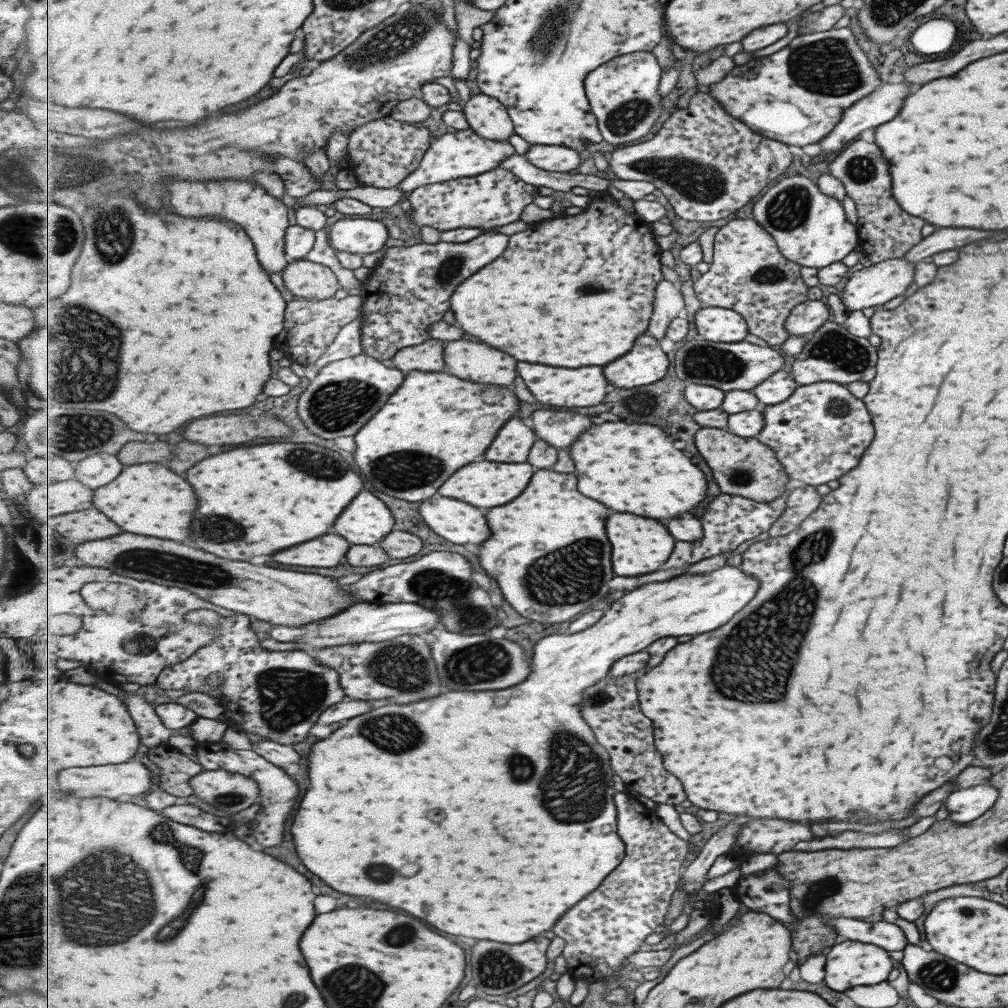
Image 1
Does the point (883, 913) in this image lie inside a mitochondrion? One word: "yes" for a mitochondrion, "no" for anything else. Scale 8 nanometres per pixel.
no

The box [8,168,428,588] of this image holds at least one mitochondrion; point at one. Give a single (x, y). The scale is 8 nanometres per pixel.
(95, 351)

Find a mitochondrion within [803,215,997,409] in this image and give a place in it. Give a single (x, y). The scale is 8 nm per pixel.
(834, 347)

